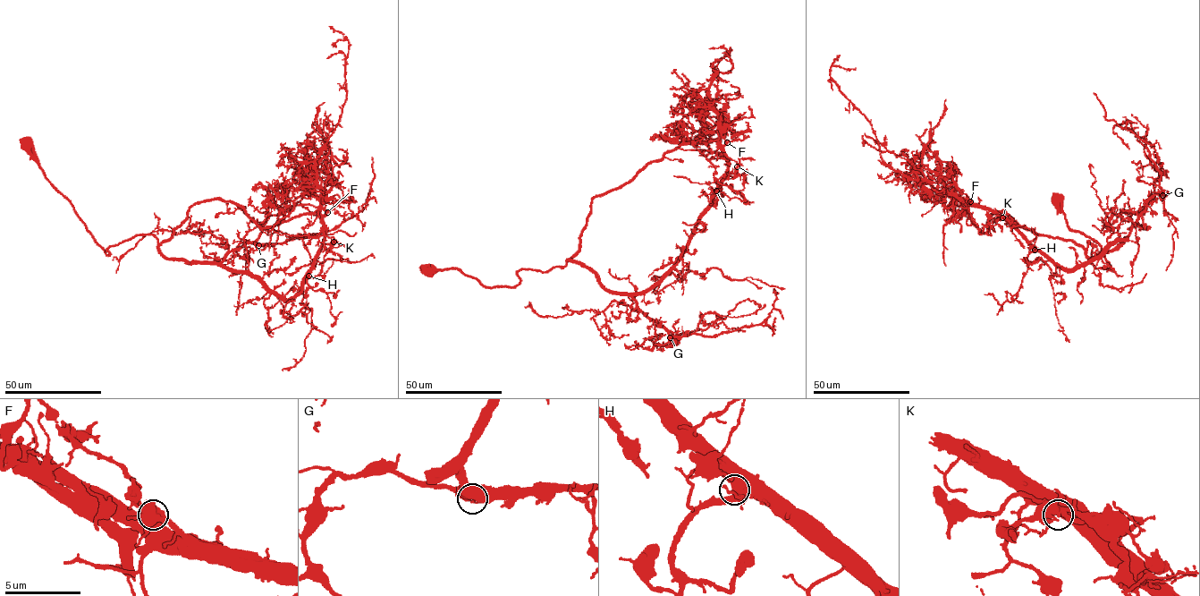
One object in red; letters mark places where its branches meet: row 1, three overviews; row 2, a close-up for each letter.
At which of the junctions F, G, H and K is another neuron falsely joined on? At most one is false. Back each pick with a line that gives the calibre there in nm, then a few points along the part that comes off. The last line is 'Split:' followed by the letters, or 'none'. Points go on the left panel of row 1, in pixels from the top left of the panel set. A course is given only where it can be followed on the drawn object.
Split: none

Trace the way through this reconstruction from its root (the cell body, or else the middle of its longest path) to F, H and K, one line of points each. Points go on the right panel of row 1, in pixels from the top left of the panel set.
F: (1058, 198), (1110, 268), (1088, 241), (1036, 234), (1004, 210), (983, 232), (970, 200)
H: (1058, 198), (1067, 226), (1109, 263), (1095, 268), (1088, 241), (1092, 259), (1126, 238), (1070, 268), (1035, 250)
K: (1058, 198), (1110, 268), (1088, 241), (1036, 234), (1004, 210), (978, 234), (1002, 217)

